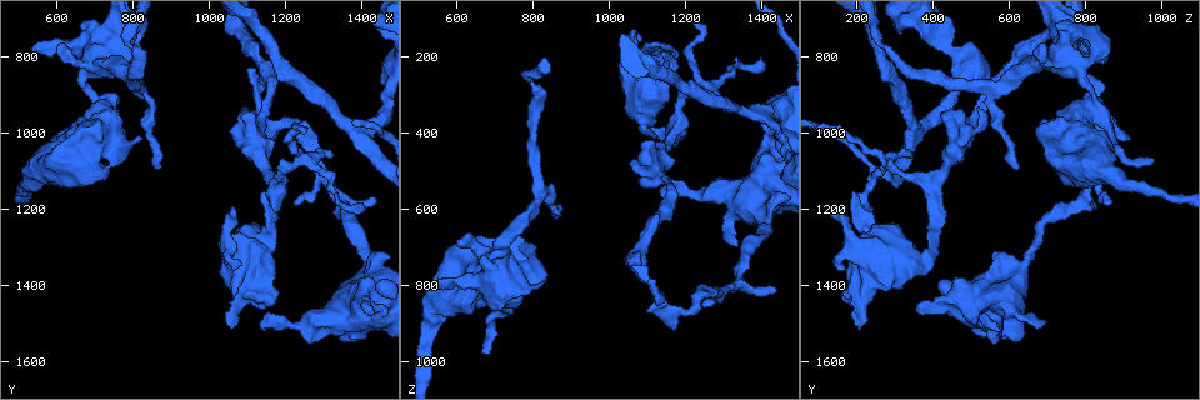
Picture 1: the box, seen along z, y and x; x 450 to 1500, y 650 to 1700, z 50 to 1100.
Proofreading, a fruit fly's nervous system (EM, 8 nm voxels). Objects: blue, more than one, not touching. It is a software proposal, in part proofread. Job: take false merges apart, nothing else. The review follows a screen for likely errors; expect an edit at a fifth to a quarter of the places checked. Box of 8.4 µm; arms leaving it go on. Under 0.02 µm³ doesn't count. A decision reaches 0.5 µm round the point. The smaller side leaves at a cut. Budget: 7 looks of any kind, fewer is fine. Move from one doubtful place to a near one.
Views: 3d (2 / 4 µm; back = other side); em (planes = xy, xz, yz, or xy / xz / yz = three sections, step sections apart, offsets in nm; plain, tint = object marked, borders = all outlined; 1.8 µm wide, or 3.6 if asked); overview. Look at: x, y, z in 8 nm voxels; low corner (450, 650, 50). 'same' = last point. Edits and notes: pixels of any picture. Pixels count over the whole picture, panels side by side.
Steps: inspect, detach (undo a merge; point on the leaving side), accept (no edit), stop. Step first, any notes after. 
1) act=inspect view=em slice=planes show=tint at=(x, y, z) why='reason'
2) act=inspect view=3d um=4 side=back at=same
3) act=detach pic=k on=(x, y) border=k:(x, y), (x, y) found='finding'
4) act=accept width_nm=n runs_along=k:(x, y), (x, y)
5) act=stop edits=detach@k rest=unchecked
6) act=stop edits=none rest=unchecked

act=inspect view=3d um=4 at=(685, 885, 810) why='calibre changes'

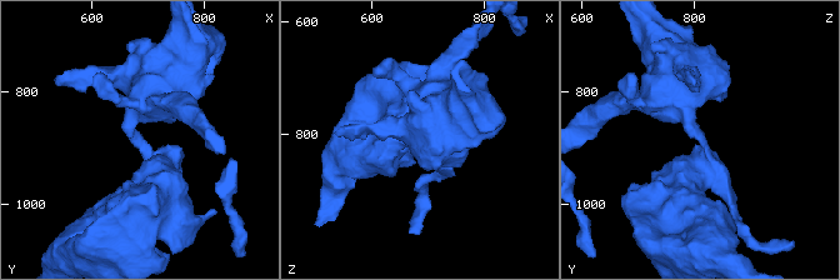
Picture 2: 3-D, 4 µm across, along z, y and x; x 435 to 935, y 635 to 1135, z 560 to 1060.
act=inspect view=em um=3.6 slice=xy step=16 show=tint at=(685, 895, 815) arms=3 arm_widths_nm=300,550,550

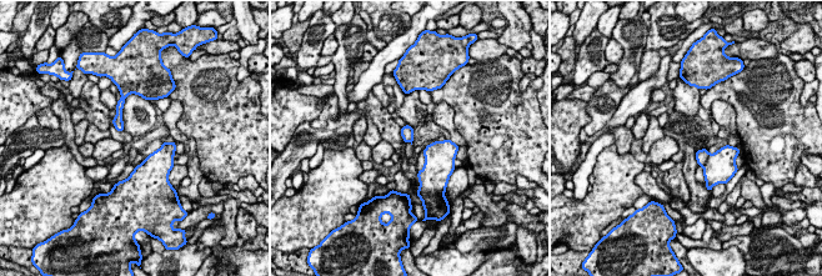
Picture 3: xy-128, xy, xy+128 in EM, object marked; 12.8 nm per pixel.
act=detach pic=3 on=(720, 167) found='a second neuron is stuck on'

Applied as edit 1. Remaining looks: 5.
act=inspect view=3d um=4 at=(1165, 1255, 225)

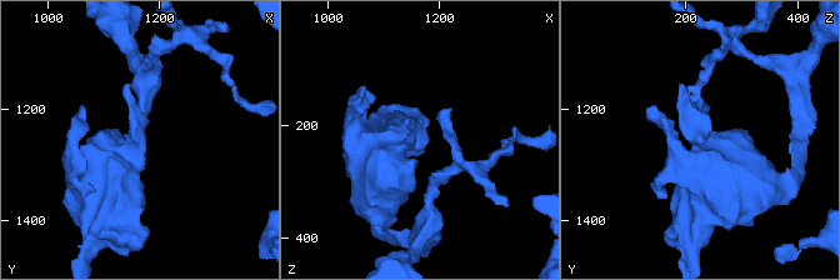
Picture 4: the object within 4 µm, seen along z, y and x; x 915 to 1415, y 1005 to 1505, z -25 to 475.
act=inspect view=em um=3.6 slice=planes show=plain at=(1160, 1255, 225) why='need the tissue'

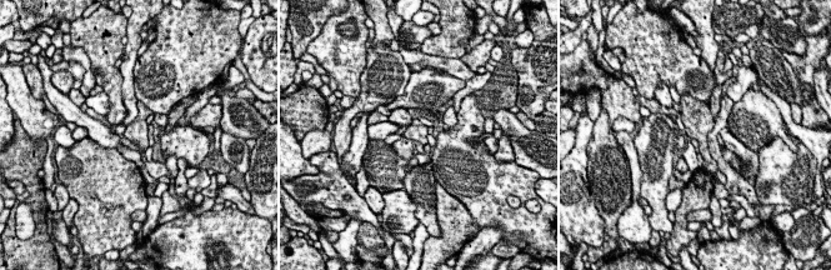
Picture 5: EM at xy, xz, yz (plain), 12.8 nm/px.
act=inspect view=em um=3.6 slice=planes show=tint at=same

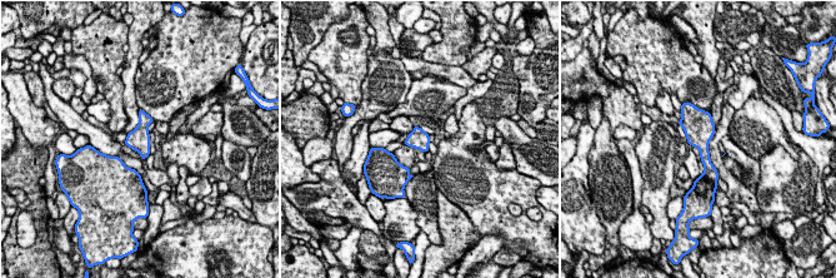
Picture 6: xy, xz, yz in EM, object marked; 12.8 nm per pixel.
act=accept found='one neuron here'

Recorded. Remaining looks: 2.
act=inspect view=em slice=xz step=16 show=tint at=(810, 880, 570)

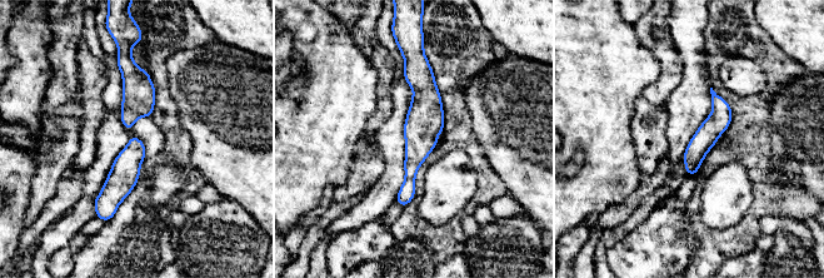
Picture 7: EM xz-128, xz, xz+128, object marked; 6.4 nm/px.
act=inspect view=em slice=planes show=borders at=same

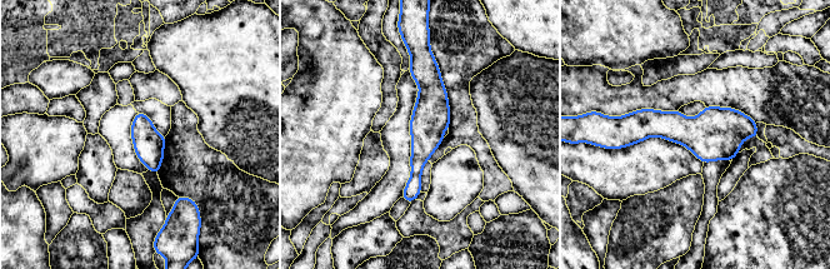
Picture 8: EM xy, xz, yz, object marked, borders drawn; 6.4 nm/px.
act=accept width_nm=190 runs_along=8:(414, 60), (428, 124), (409, 198) found='one neuron here'

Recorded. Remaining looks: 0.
act=stop edits=detach@3 rest=unchecked

